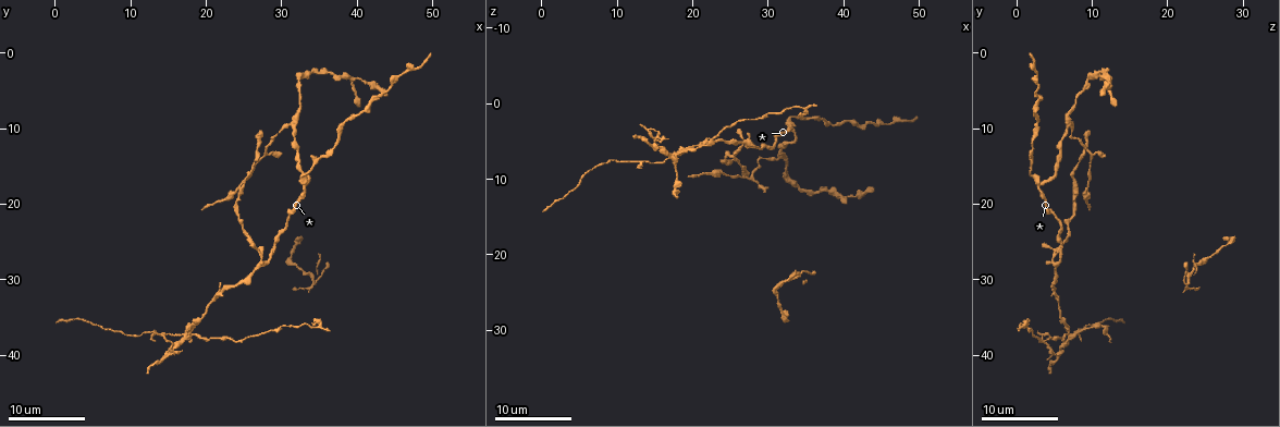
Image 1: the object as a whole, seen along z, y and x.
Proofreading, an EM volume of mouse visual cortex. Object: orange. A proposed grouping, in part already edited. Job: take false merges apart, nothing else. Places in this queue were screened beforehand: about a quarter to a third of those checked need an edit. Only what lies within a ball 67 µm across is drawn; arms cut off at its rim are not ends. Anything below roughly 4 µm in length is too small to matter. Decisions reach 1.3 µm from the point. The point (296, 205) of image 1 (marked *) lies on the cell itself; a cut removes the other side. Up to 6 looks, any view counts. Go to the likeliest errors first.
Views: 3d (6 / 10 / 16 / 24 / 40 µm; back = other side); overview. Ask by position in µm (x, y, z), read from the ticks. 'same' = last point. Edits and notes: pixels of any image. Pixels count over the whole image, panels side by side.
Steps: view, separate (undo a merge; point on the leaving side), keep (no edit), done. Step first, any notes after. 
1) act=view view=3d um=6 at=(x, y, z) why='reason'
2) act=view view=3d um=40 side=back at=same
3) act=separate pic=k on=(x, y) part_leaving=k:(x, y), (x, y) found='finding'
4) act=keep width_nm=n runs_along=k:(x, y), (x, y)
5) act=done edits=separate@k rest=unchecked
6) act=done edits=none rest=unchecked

act=view view=3d um=10 at=(30.5, 9.5, 7.5) why='two arms in line, one across'

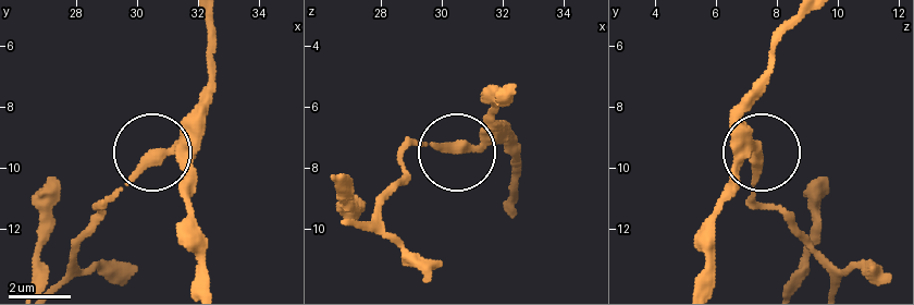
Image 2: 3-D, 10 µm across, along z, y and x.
act=separate pic=2 on=(125, 184) arms=3 part_leaving=2:(156, 155), (99, 207), (62, 280) found='two cells meet here'

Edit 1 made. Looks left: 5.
act=view view=overview

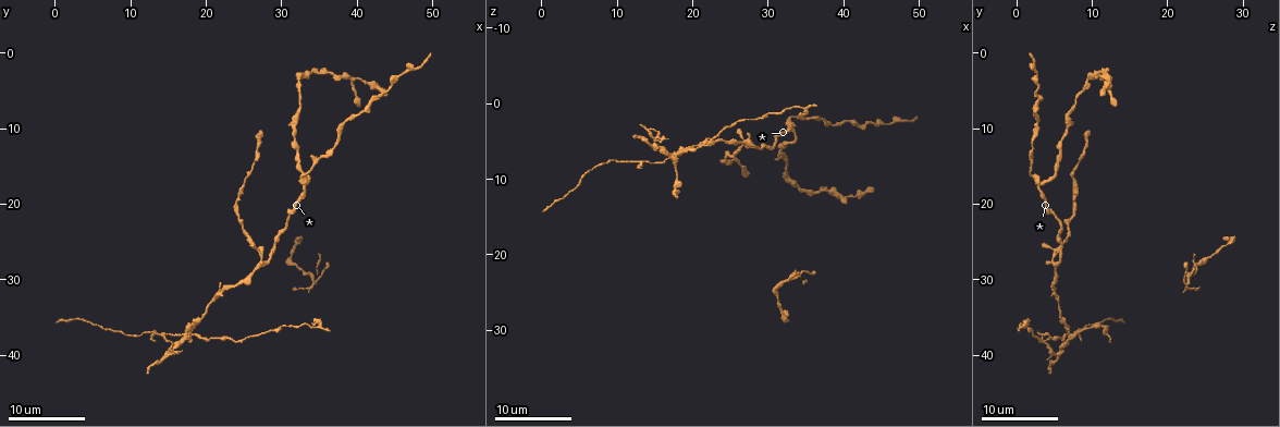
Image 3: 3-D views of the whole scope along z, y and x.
act=view view=3d um=10 at=(27.5, 28.0, 4.5) why='a fork'

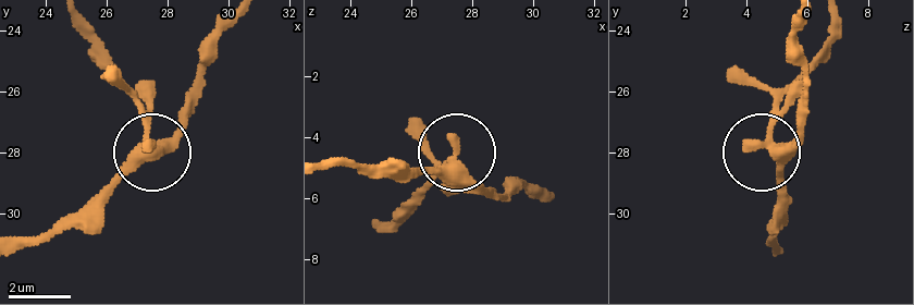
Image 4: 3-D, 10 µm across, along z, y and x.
act=keep runs_along=4:(803, 21), (801, 130), (760, 148), (788, 85) found='all the same cell'

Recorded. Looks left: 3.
act=view view=3d um=16 at=(17.0, 37.5, 7.5) why='branch point'

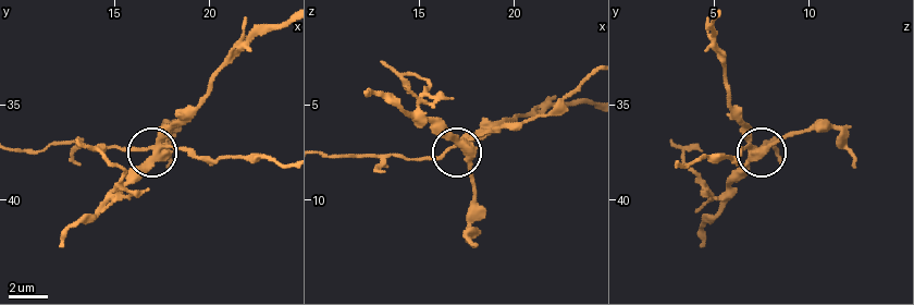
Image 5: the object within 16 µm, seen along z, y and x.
act=view view=3d um=16 side=back at=(16.7, 37.5, 7.2)

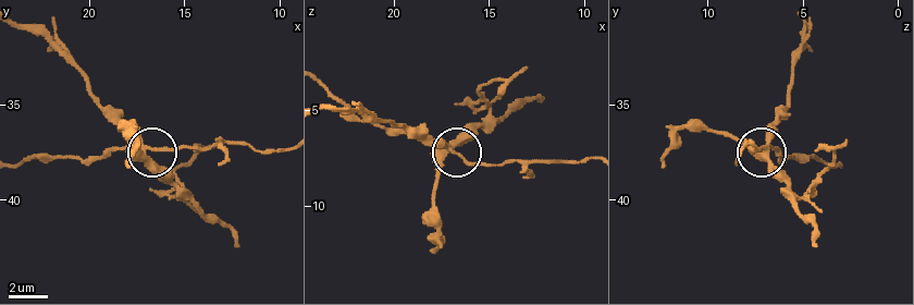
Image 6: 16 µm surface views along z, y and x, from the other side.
act=separate pic=6 on=(167, 148) part_leaving=6:(141, 147), (95, 157), (22, 160) found='two cells meet here'

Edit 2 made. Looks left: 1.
act=done edits=separate@2,separate@6 rest=unchecked

